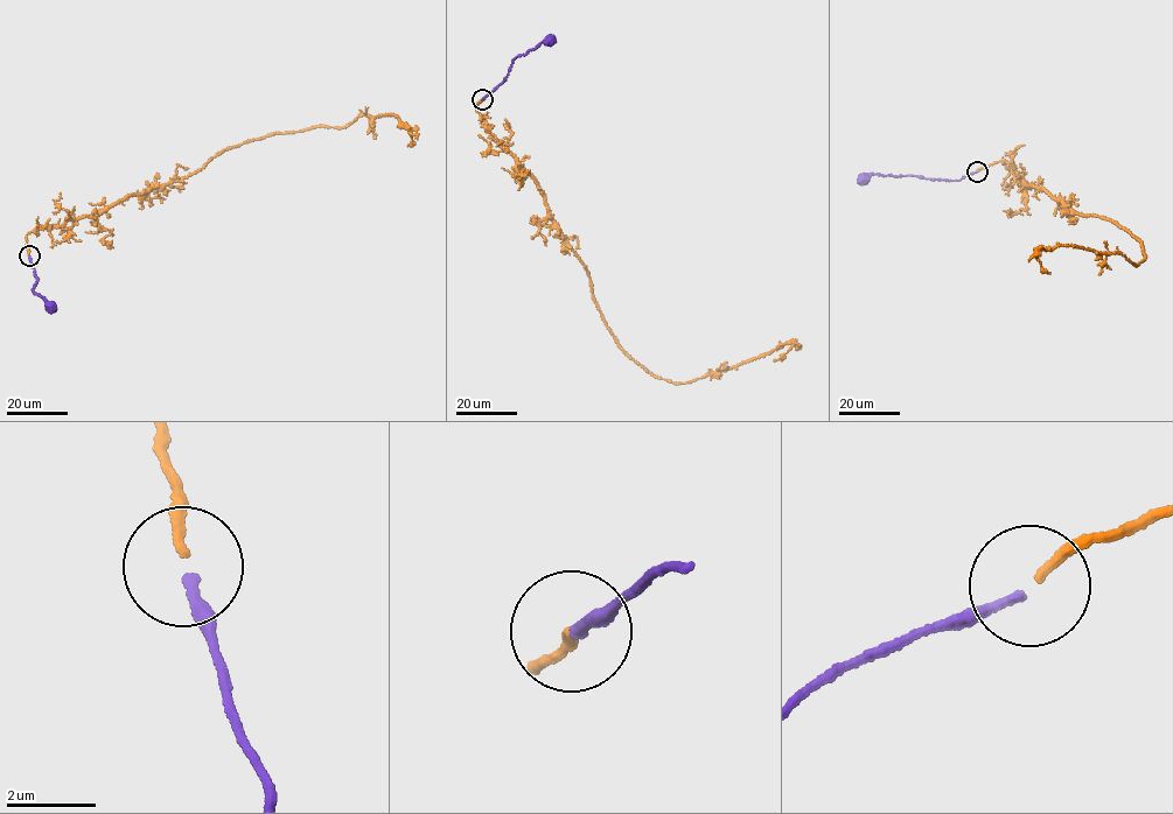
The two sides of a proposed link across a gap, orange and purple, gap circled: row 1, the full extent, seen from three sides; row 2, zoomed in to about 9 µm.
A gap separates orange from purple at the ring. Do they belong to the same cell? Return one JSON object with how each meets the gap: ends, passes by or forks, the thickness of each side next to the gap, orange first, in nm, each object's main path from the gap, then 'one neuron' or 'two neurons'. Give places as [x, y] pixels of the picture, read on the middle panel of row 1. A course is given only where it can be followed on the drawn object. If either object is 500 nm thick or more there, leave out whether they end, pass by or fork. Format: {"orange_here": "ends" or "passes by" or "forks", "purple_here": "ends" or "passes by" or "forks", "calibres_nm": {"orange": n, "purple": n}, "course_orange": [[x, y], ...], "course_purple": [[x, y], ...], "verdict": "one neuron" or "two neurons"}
{"orange_here": "ends", "purple_here": "ends", "calibres_nm": {"orange": 200, "purple": 220}, "course_orange": [[482, 99], [477, 113], [535, 181], [629, 357], [655, 376], [692, 381], [793, 344], [774, 360]], "course_purple": [[482, 99], [504, 81], [512, 60], [543, 42], [554, 41]], "verdict": "one neuron"}

